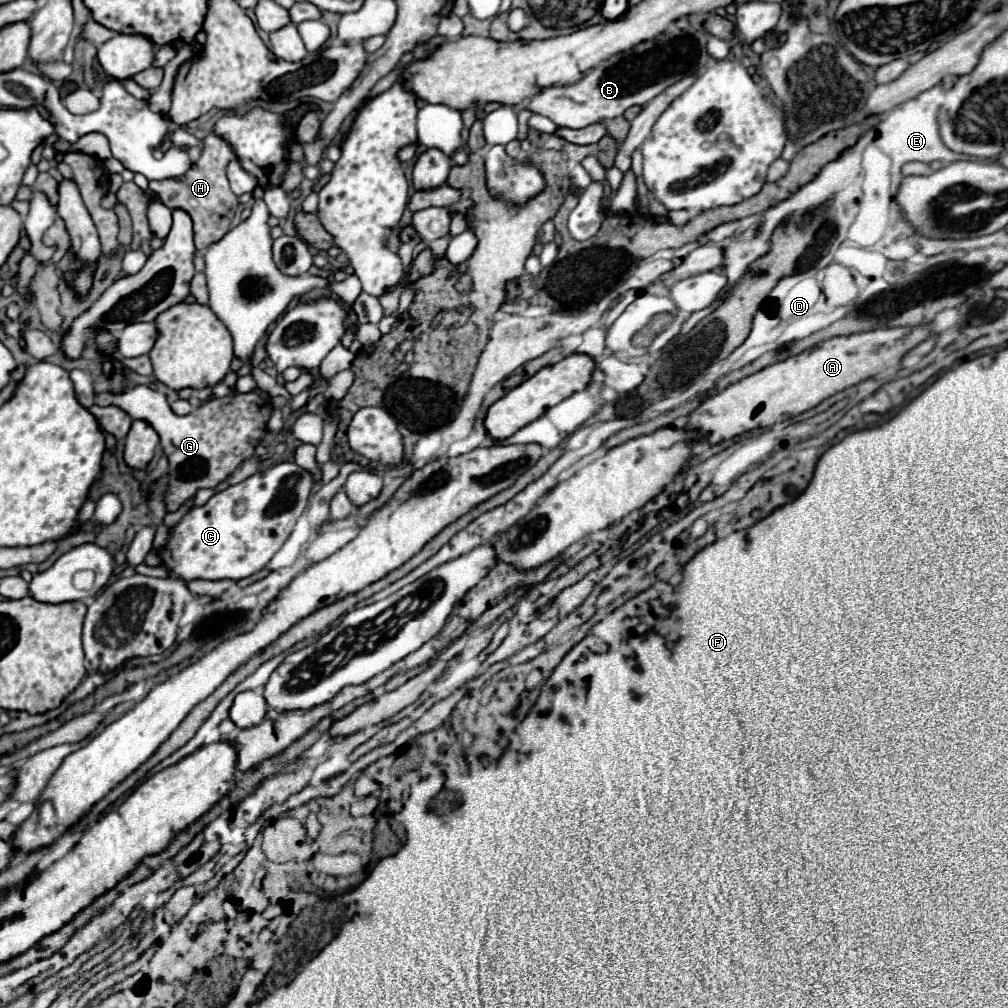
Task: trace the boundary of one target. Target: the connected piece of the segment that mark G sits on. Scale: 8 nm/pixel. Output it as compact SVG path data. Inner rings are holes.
M71 370L69 372L77 400L91 408L93 404L99 406L119 406L125 410L133 420L145 420L149 422L159 438L163 452L169 458L169 490L165 496L167 510L175 512L187 498L195 496L199 488L215 488L219 482L231 476L231 472L251 458L255 454L255 446L261 442L263 432L267 428L267 422L271 418L269 408L273 412L273 406L269 404L269 394L263 390L253 390L249 394L233 392L225 398L215 398L205 402L201 408L189 412L187 416L173 414L167 398L163 392L153 390L145 384L125 386L119 392L99 392L95 390L95 380L85 370Z

